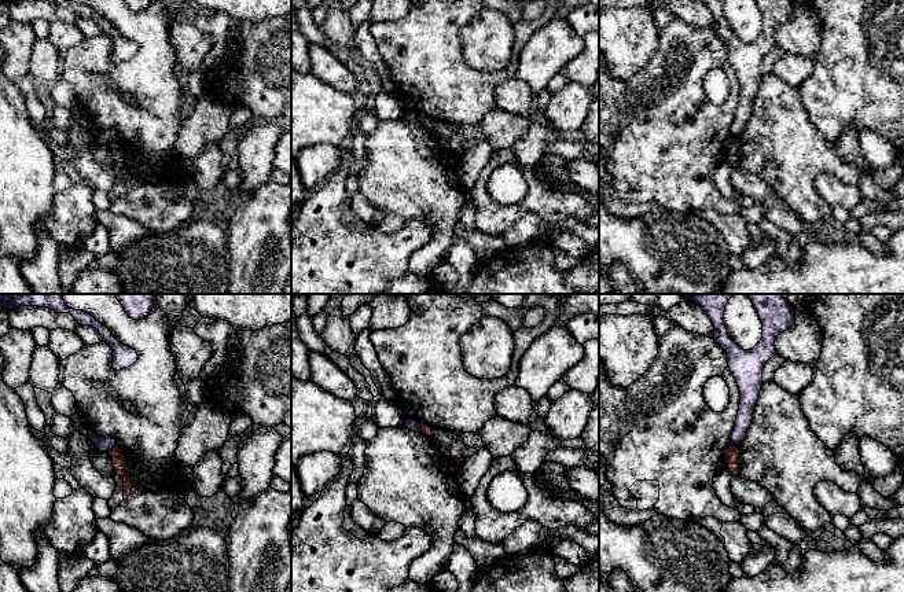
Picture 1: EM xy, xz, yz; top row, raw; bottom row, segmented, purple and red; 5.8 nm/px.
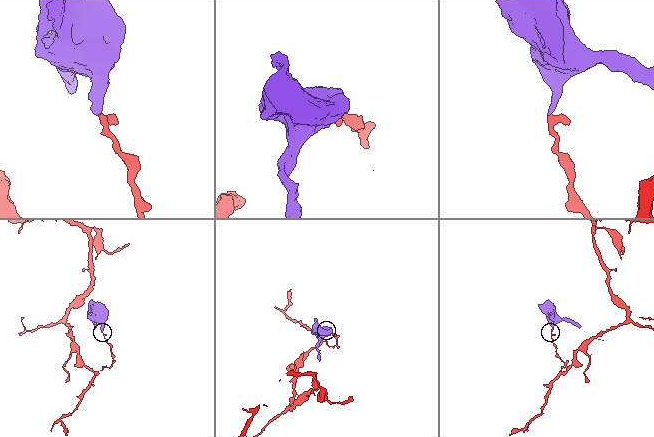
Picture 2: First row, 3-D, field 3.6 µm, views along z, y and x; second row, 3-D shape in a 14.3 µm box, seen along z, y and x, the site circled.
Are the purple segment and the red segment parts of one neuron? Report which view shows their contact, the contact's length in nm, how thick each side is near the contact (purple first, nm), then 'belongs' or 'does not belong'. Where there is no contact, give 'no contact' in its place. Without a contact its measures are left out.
xz | 60 nm | 60/60 nm | does not belong

